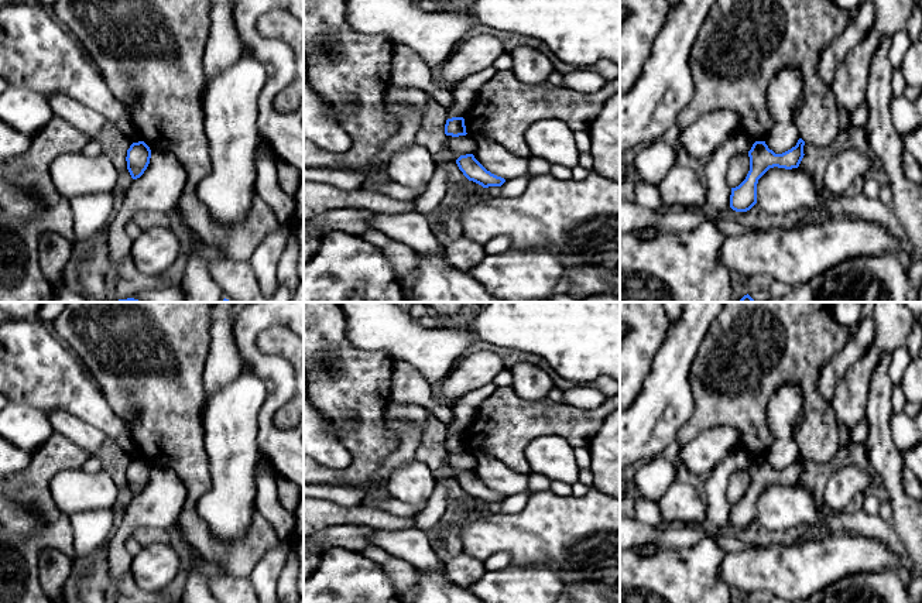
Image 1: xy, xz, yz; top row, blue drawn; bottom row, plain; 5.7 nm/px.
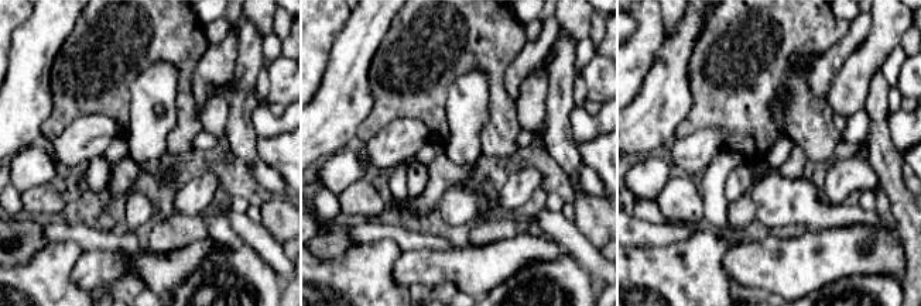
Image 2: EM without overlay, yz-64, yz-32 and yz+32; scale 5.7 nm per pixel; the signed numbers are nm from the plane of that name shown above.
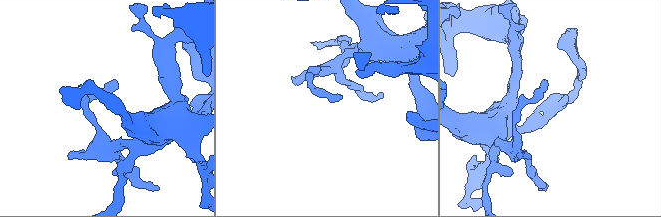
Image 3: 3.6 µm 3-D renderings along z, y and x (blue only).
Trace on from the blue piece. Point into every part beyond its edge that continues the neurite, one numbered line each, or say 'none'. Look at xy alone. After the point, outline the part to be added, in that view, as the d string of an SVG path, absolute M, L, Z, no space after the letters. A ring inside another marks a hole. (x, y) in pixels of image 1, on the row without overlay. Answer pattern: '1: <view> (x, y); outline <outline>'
none

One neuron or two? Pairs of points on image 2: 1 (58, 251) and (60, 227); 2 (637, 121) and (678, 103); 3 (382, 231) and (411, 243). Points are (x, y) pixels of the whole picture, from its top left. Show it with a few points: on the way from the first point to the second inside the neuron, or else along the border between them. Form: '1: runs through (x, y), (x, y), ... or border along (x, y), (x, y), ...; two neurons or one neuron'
1: border along (50, 241), (72, 240), (82, 251); two neurons
2: runs through (647, 121), (668, 105); one neuron
3: runs through (389, 231), (404, 237); one neuron

